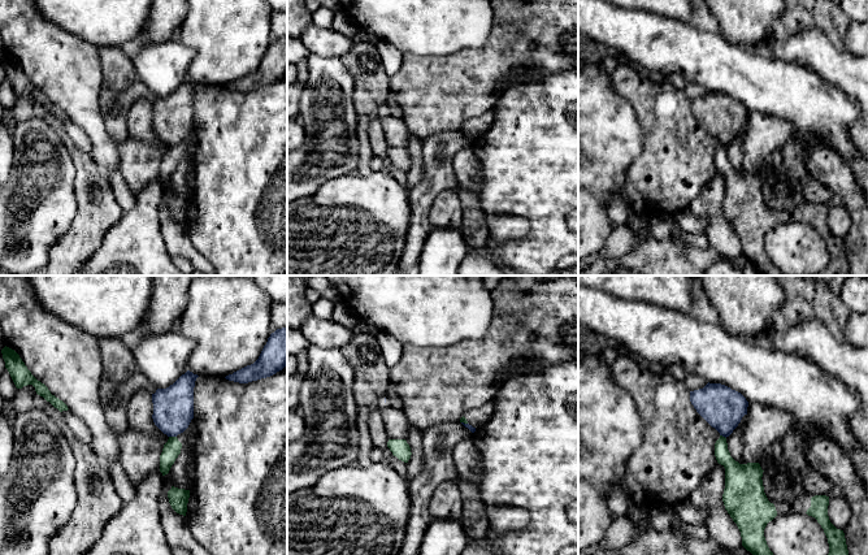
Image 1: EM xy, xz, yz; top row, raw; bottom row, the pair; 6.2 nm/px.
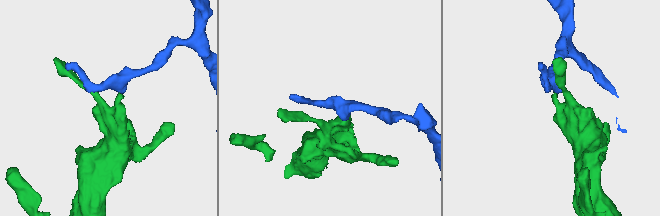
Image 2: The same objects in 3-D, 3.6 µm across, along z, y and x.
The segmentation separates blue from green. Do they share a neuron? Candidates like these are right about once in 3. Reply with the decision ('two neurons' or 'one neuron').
two neurons

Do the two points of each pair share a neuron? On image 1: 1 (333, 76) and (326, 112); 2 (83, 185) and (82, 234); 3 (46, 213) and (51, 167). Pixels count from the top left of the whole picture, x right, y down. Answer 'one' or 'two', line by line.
1: one
2: one
3: one

